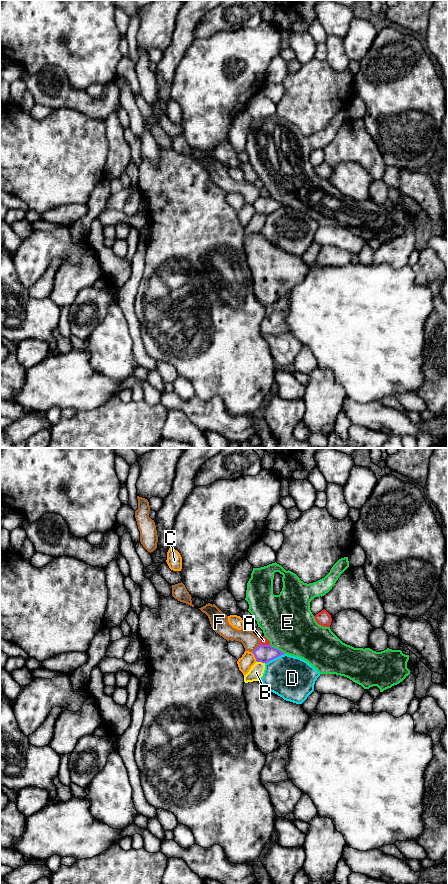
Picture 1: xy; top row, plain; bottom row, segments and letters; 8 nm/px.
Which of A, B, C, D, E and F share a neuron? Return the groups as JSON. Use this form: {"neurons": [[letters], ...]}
{"neurons": [["A"], ["B", "F"], ["C"], ["D"], ["E"]]}

